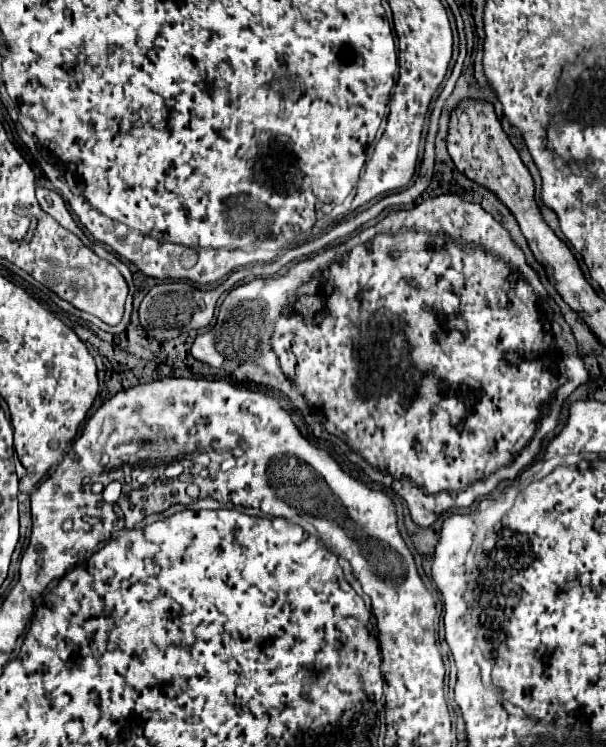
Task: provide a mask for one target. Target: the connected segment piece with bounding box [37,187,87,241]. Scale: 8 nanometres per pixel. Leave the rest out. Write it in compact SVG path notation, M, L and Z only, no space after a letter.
M39 187L39 189L37 189L37 199L39 199L41 209L43 209L45 213L49 213L55 221L59 221L65 229L69 229L71 233L75 233L81 241L87 237L87 235L77 227L77 223L73 221L71 213L69 213L69 209L67 209L67 205L65 205L65 201L61 199L59 193L55 193L55 191L51 191L51 189Z

